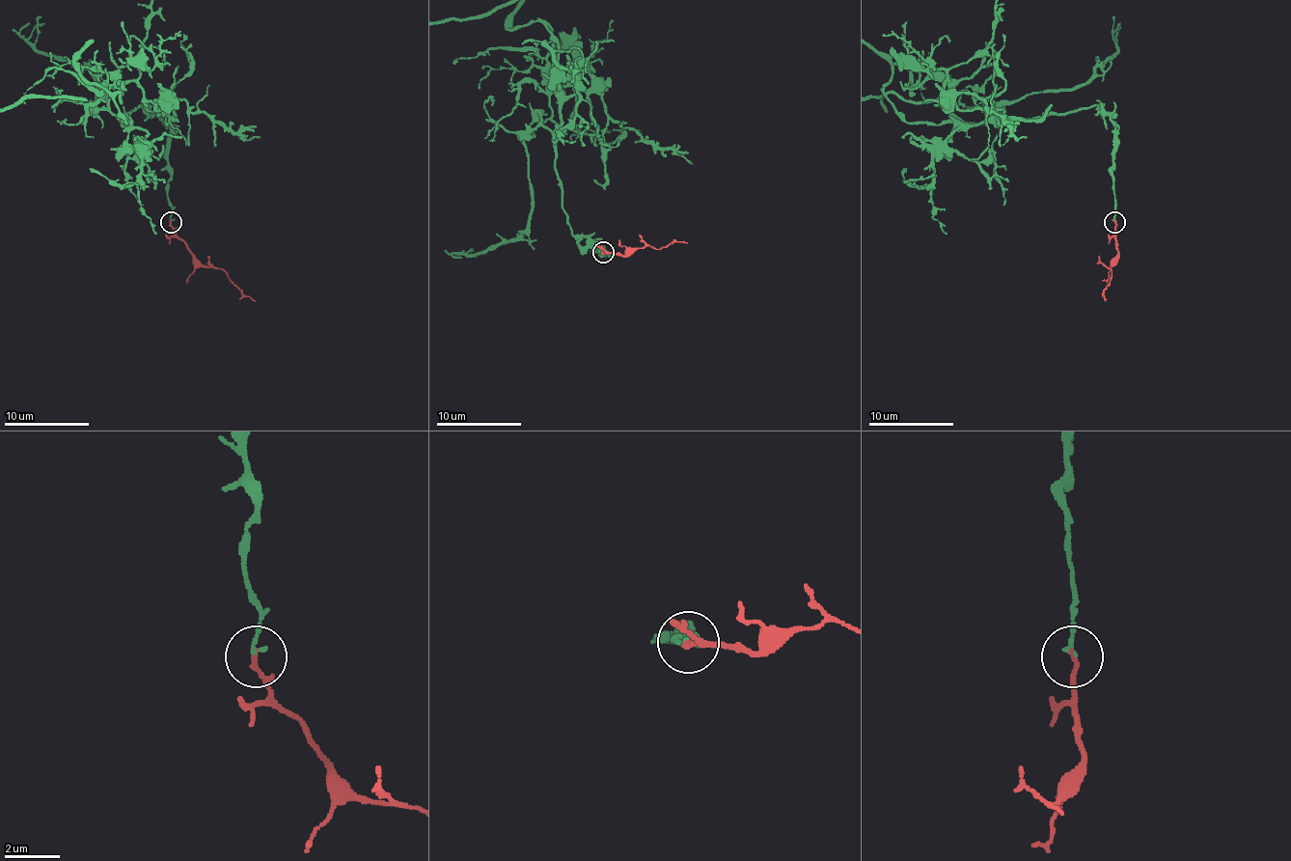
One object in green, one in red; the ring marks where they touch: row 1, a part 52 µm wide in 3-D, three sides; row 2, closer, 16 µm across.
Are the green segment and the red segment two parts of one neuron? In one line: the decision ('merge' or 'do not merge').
do not merge

